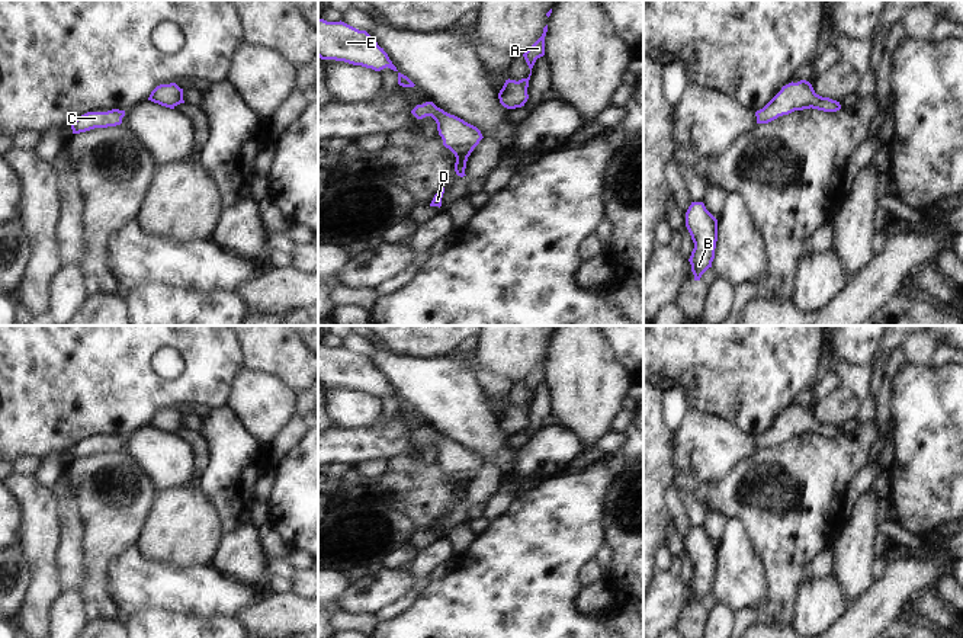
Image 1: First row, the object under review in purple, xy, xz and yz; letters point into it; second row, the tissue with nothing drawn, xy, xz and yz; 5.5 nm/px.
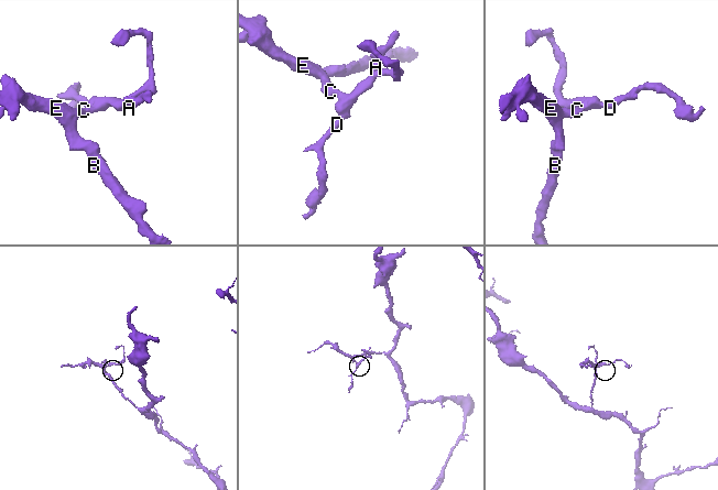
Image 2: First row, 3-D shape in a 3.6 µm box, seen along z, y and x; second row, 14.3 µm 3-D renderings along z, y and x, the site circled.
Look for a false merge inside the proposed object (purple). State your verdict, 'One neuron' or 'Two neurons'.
One neuron

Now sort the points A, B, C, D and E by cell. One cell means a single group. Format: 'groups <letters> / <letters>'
groups A B C D E

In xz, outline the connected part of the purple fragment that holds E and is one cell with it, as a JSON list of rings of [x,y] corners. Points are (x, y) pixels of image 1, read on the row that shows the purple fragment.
[[[318,19],[318,57],[321,60],[344,61],[381,71],[391,68],[398,73],[398,84],[414,87],[415,84],[389,60],[388,54],[378,45],[366,31],[359,31],[344,22],[327,22]]]

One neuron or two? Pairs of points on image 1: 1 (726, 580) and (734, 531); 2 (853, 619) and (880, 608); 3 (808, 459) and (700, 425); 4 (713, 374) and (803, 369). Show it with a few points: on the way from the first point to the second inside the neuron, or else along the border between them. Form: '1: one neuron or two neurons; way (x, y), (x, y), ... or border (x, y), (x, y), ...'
1: one neuron; way (734, 568), (734, 542)
2: one neuron; way (860, 619), (873, 612)
3: two neurons; border (758, 449), (729, 470)
4: one neuron; way (735, 369), (782, 369)

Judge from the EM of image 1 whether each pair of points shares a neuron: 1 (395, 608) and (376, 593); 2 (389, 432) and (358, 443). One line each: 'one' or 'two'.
1: two
2: one

